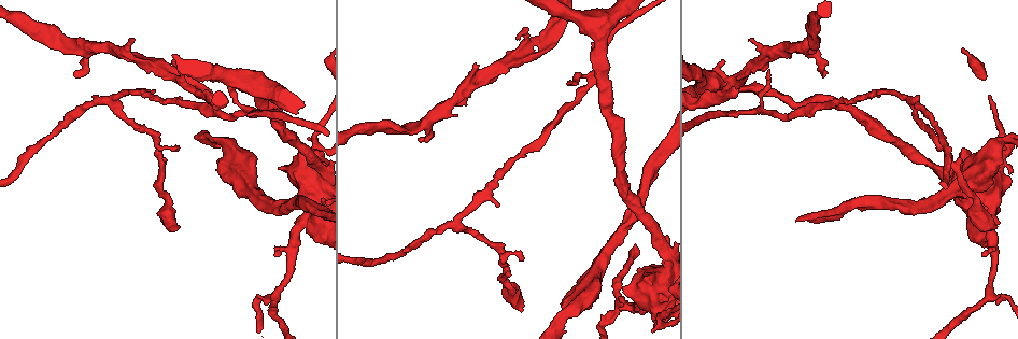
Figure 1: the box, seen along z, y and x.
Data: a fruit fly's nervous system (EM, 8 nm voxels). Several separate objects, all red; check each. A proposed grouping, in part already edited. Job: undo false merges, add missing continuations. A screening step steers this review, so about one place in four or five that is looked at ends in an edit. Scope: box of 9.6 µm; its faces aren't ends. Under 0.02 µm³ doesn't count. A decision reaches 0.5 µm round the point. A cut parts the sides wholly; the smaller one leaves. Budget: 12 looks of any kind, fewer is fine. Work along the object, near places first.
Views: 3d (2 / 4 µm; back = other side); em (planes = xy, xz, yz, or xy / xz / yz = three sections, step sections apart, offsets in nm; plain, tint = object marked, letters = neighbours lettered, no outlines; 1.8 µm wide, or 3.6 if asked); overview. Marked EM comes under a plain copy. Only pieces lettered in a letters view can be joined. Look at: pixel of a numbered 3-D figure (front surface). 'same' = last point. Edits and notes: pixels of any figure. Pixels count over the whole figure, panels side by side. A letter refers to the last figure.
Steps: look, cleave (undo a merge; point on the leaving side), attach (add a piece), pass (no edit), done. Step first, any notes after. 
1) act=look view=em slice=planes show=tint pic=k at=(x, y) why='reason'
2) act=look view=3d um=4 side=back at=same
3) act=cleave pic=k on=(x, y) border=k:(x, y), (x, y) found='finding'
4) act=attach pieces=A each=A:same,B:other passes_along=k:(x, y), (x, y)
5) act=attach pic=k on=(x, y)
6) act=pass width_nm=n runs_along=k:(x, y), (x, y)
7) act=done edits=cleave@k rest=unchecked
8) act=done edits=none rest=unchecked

act=look view=3d um=2 side=back pic=1 at=(619, 303) why='three-way junction'

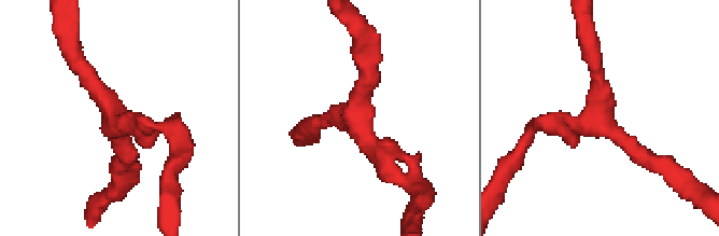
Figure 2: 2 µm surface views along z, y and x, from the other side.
act=look view=em slice=xy step=4 show=tint pic=2 at=(603, 124) arms=3 why='shape alone is not enough'

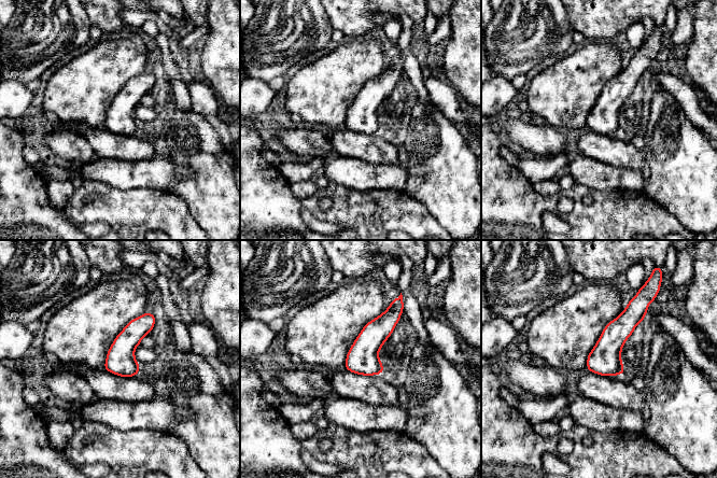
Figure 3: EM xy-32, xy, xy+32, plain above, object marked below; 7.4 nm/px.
act=look view=em slice=planes show=letters at=same

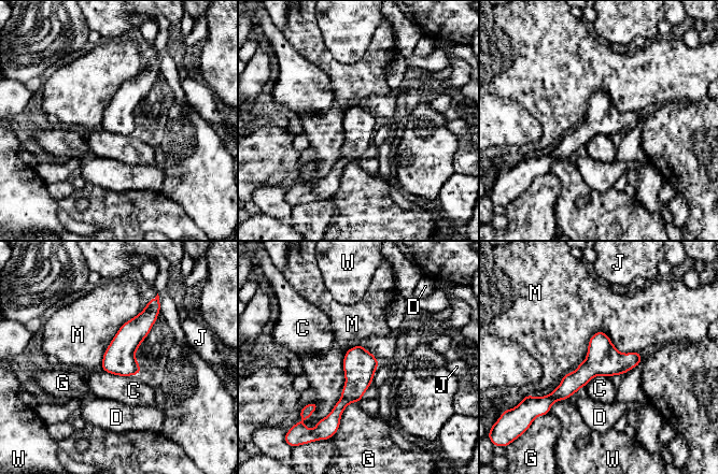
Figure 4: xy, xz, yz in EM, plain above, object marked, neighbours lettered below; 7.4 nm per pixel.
act=pass width_nm=240 each=C:other,D:other,G:other,J:other,M:other,W:other runs_along=4:(637, 355), (597, 362), (547, 398) found='all the same neuron'

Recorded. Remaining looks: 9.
act=look view=3d um=2 pic=1 at=(661, 324) why='small branch off a trunk'

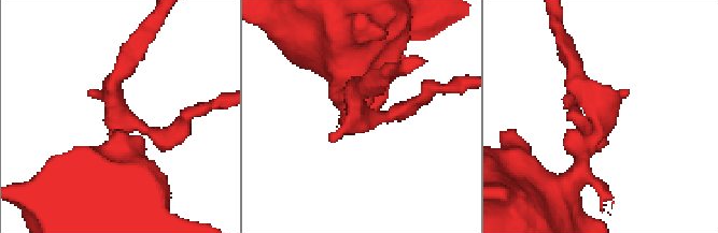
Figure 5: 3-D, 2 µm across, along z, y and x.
act=look view=em slice=xz step=4 show=tint pic=5 at=(596, 132) why='now the EM'

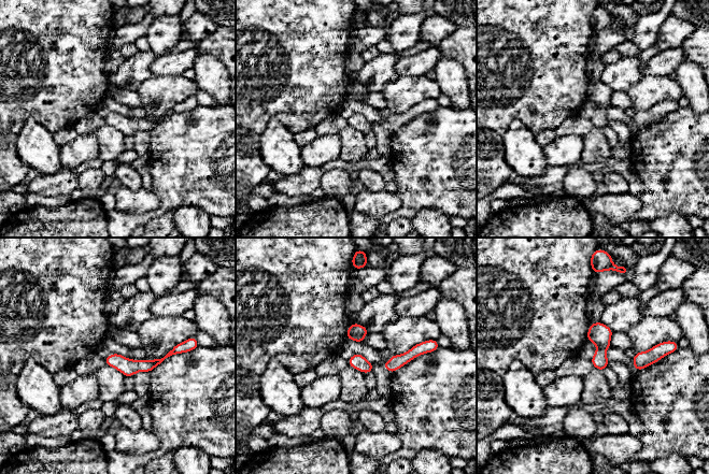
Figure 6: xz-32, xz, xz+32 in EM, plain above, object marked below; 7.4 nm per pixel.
act=look view=em slice=planes show=letters at=same why='another direction'

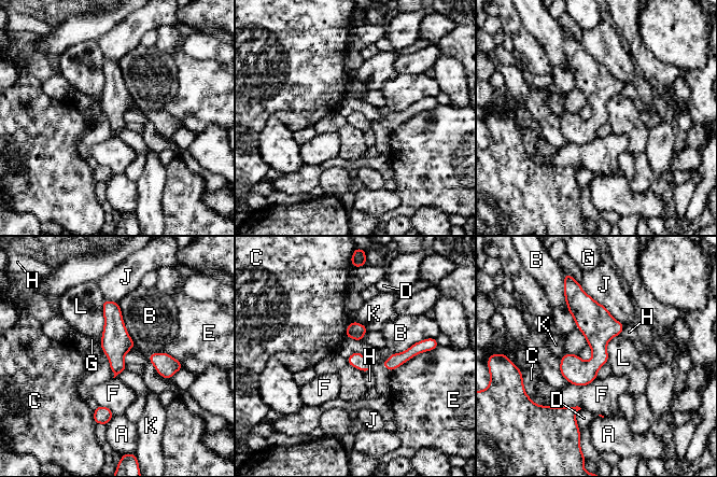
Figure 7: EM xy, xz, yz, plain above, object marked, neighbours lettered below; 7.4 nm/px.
act=pass each=A:other,B:other,C:other,D:other,E:other,F:other,G:other,H:other,J:other,K:other,L:other arms=3 border=7:(104, 299), (103, 331), (99, 341) found='all the same neuron'

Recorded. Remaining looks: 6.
act=look view=em slice=xz step=4 show=tint pic=1 at=(218, 169) why='stops while still wide'

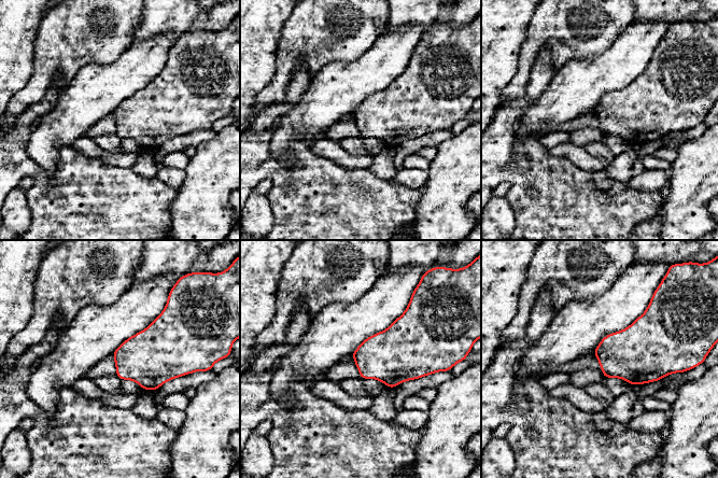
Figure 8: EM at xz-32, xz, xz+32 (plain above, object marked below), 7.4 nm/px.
act=look view=em slice=planes show=letters at=same why='another direction'

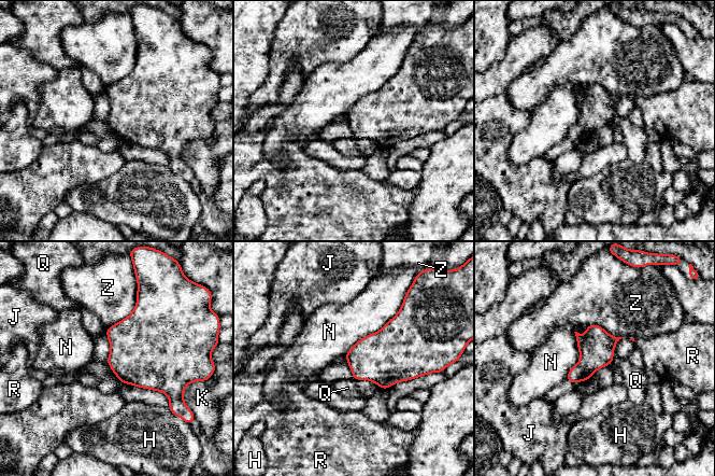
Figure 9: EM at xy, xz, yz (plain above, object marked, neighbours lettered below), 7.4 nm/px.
act=pass longest_contact=N:600nm each=H:other,J:other,K:other,N:other,Q:other,R:other,Z:other border=9:(402, 305), (344, 355) found='no lettered piece goes on from it'

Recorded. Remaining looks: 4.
act=look view=em um=3.6 slice=planes show=letters pic=1 at=(523, 41) why='abrupt turn'

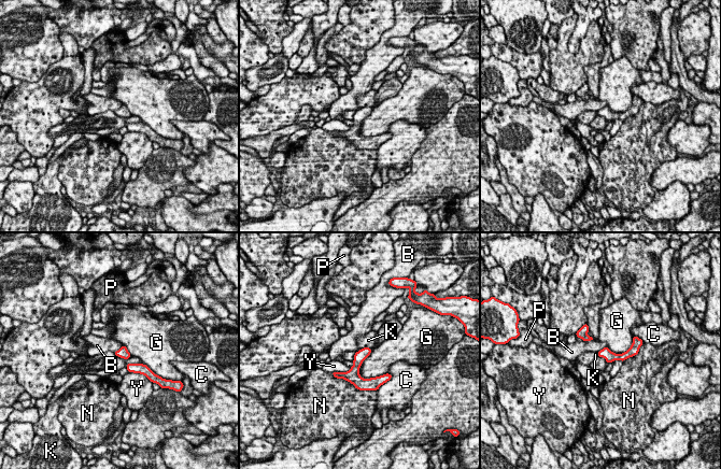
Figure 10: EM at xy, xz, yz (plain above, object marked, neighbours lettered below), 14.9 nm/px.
act=pass longest_contact=N:500nm each=B:other,C:other,G:other,K:other,N:other,P:other,Y:other found='one neuron here'

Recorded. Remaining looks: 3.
act=look view=3d um=2 pic=1 at=(473, 65) why='branch stops here'

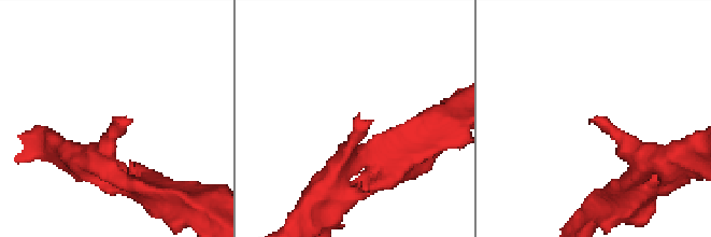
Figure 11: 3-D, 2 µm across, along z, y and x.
act=look view=em slice=planes show=tint pic=11 at=(119, 121)

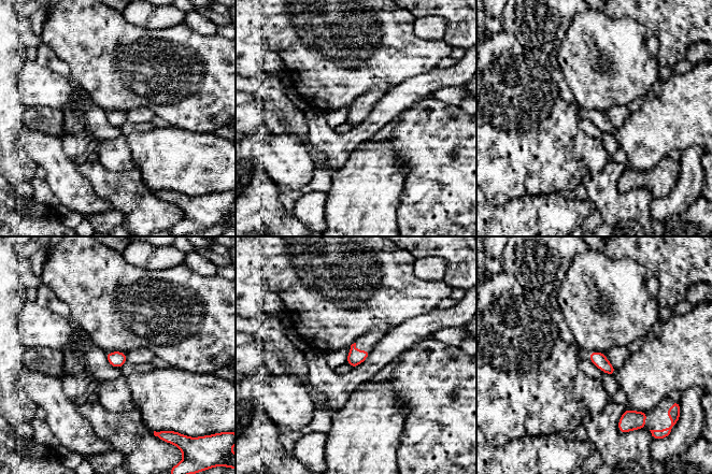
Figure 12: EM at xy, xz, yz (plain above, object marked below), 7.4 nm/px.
act=look view=em slice=planes show=letters at=same

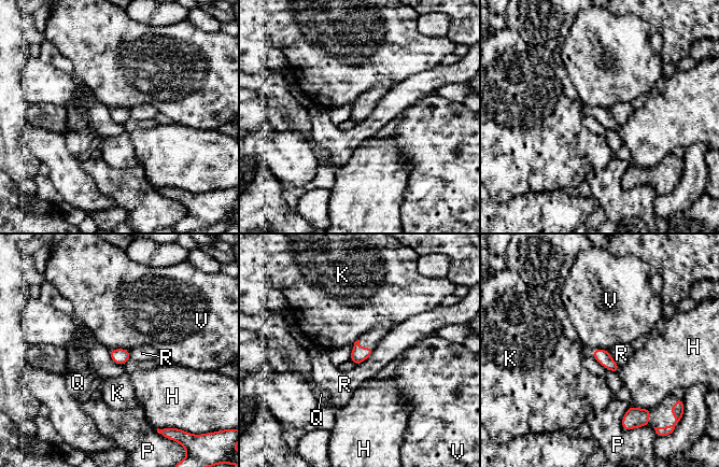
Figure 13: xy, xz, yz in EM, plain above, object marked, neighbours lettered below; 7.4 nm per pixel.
act=pass each=H:other,K:other,P:other,Q:other,R:other,V:other border=13:(125, 348), (110, 350) found='none of them fits'

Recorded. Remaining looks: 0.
act=done edits=none rest=unchecked

